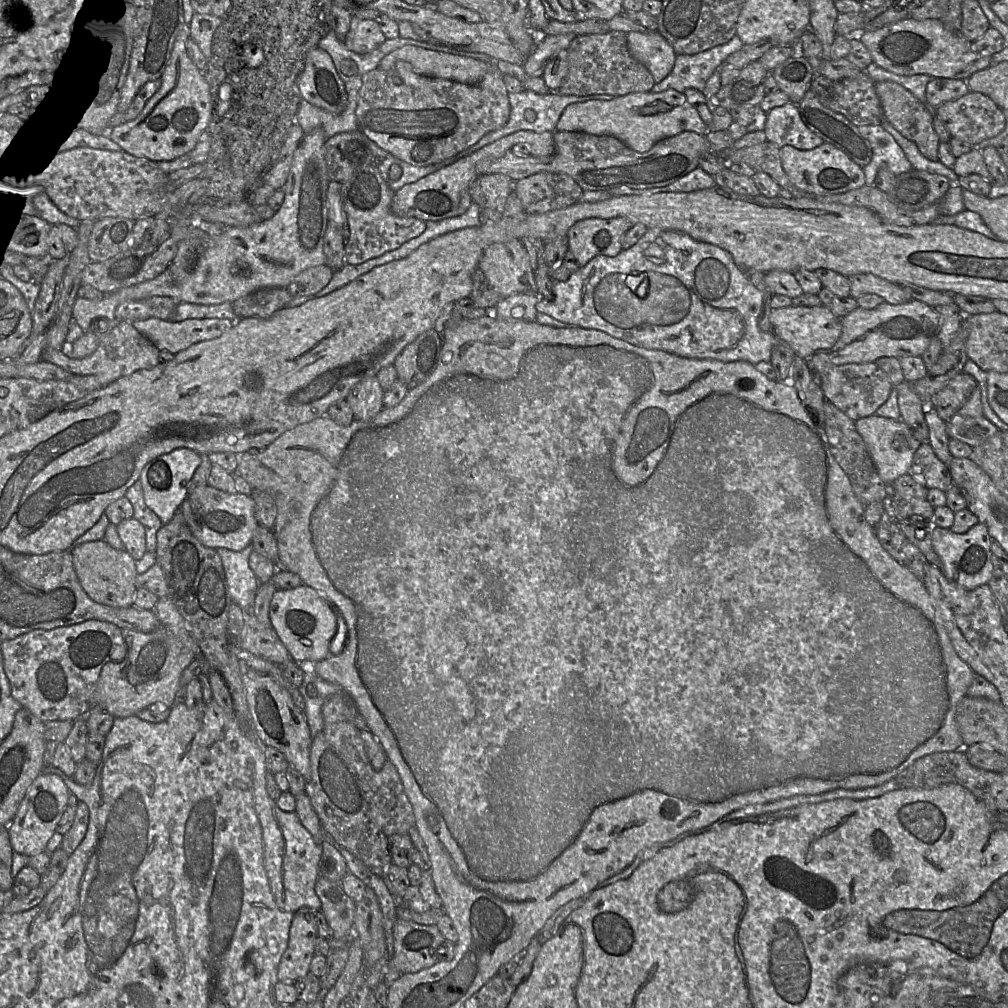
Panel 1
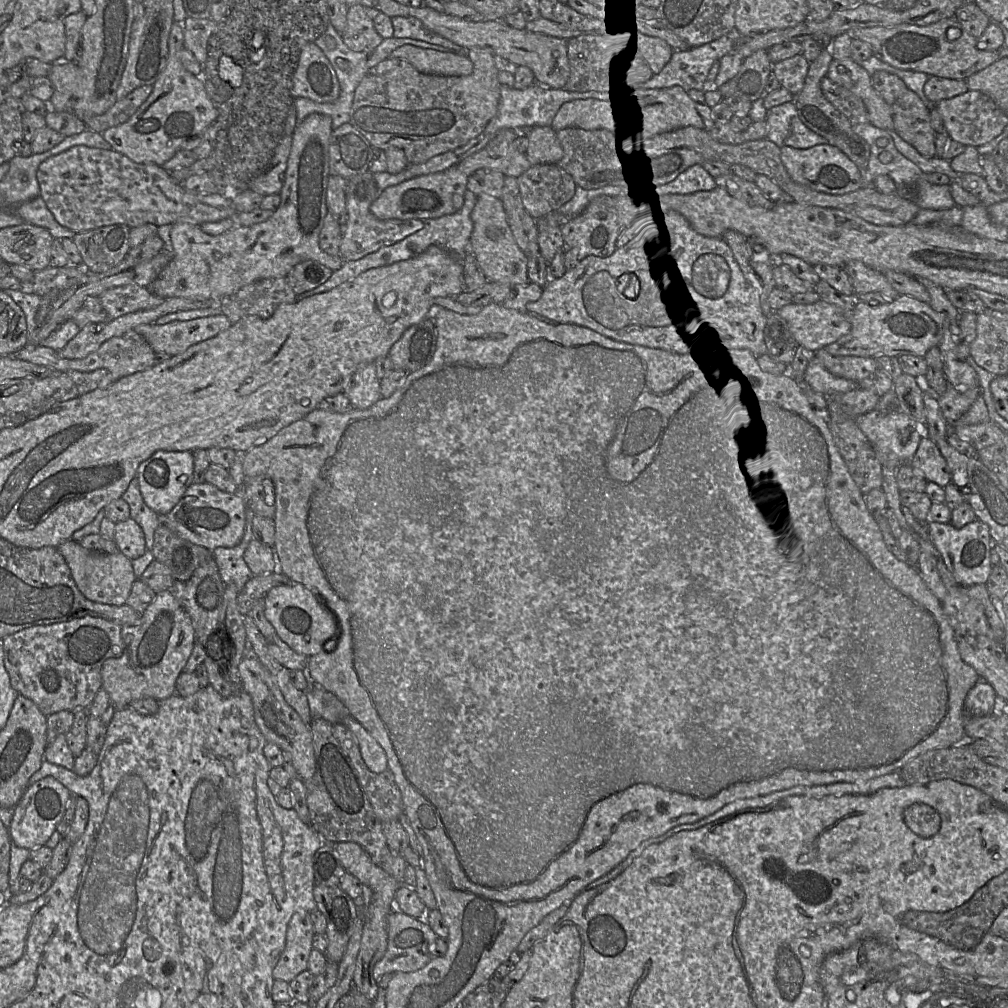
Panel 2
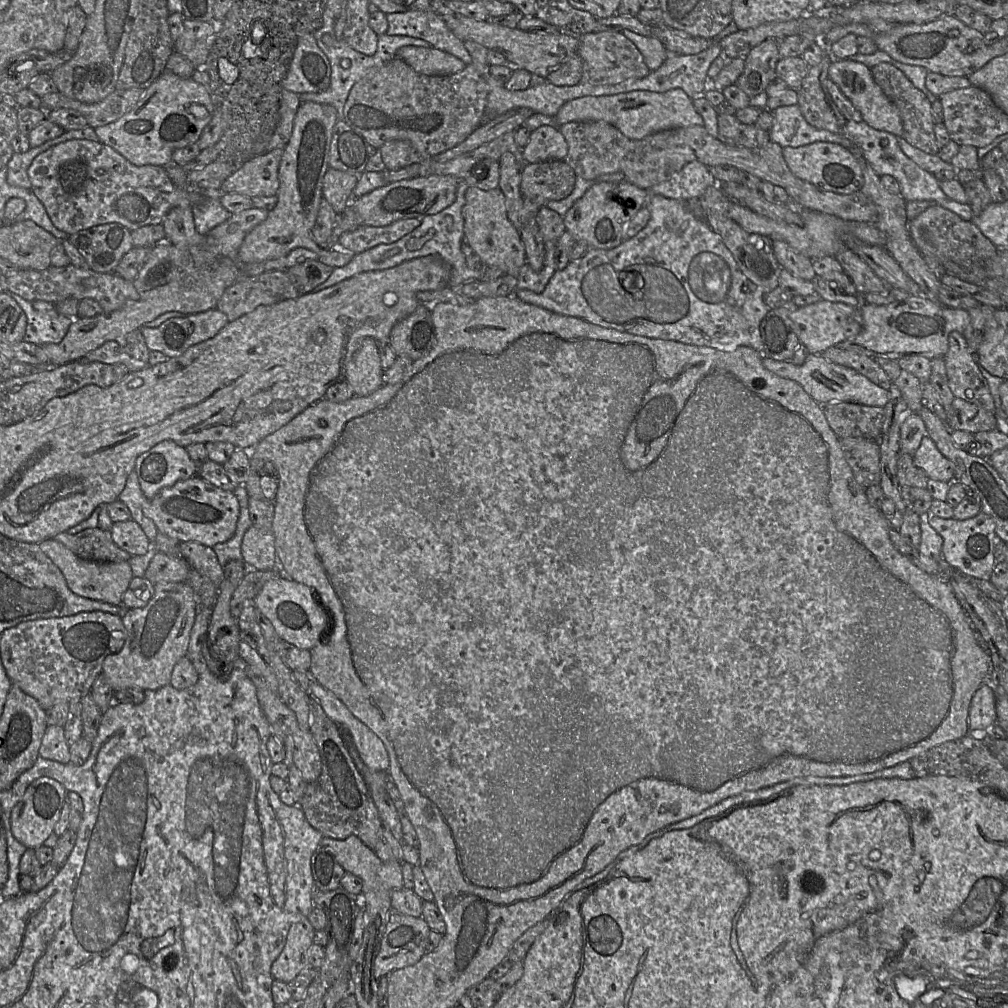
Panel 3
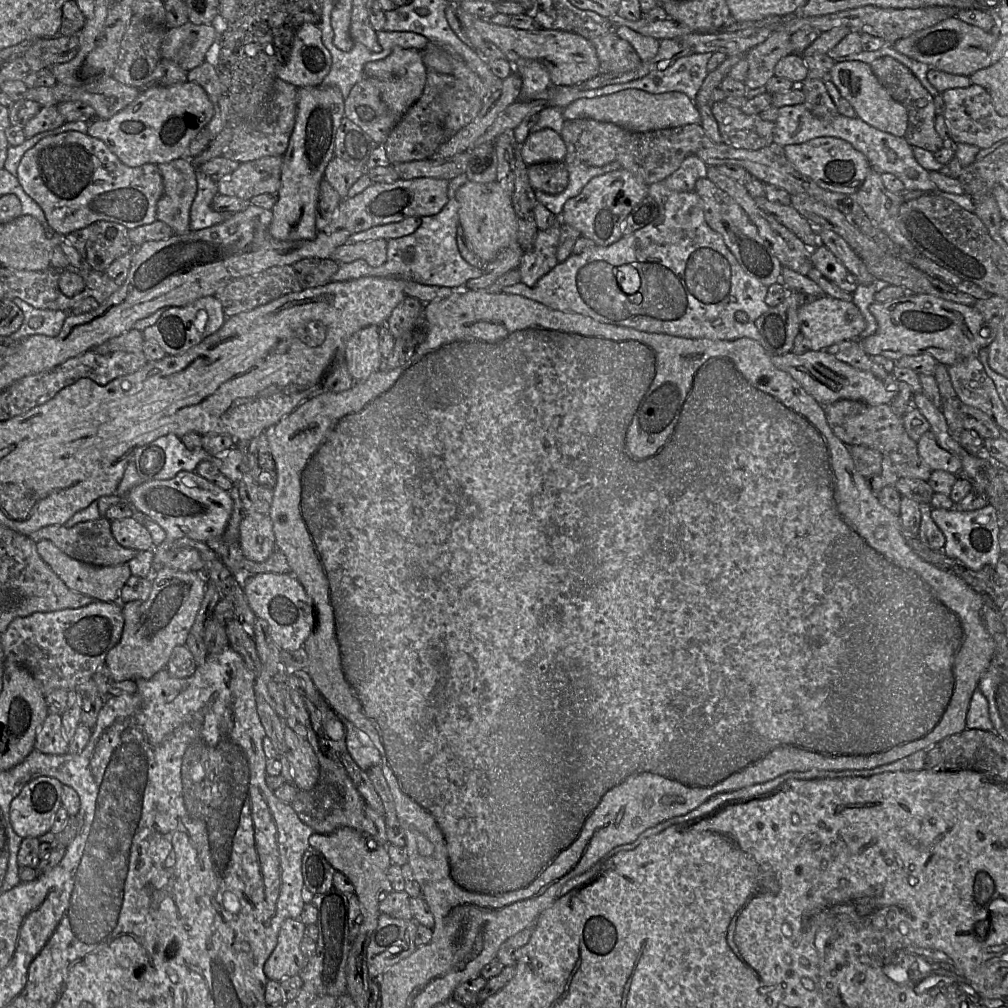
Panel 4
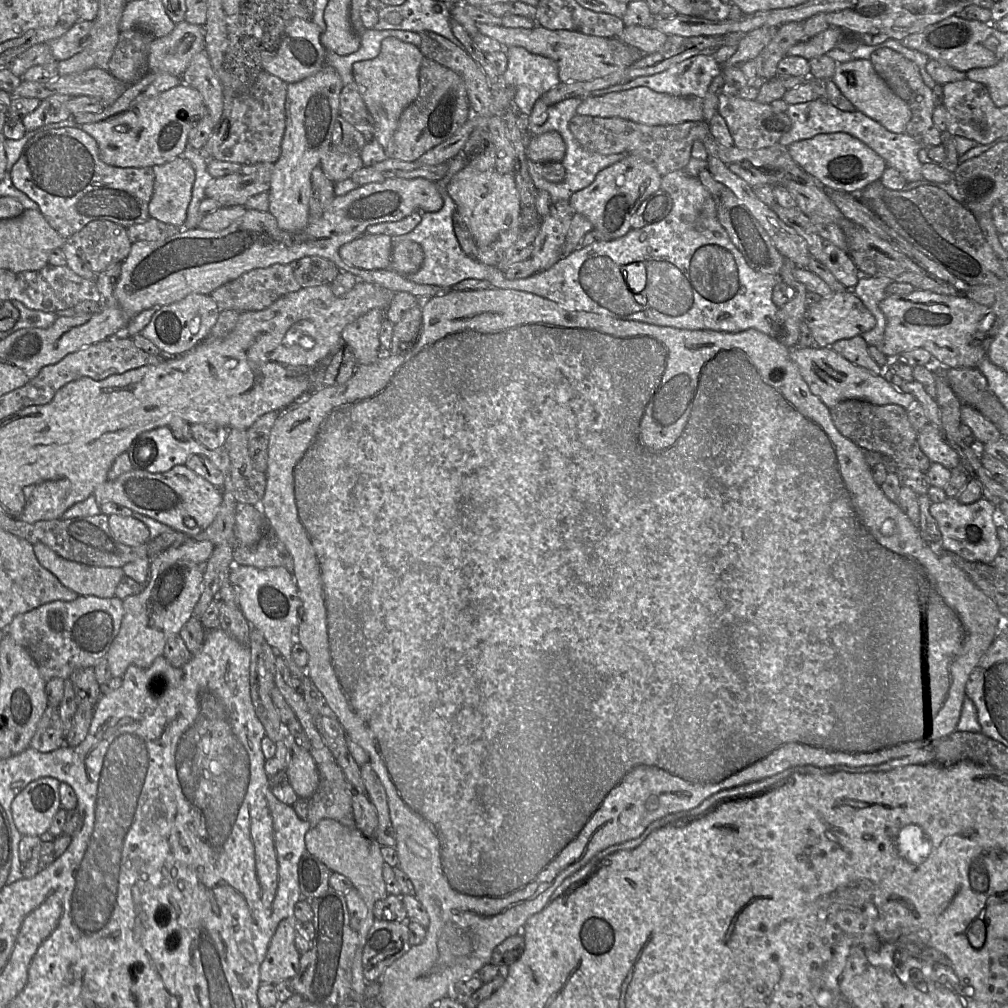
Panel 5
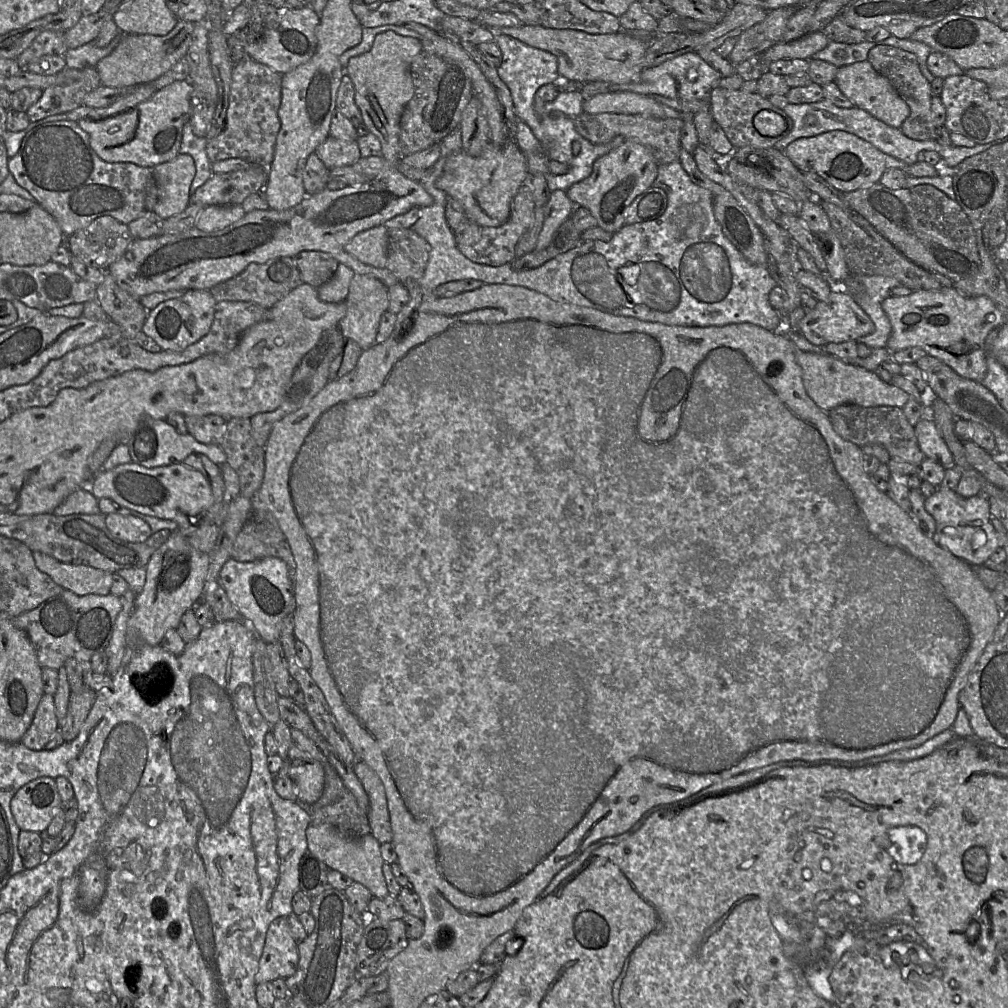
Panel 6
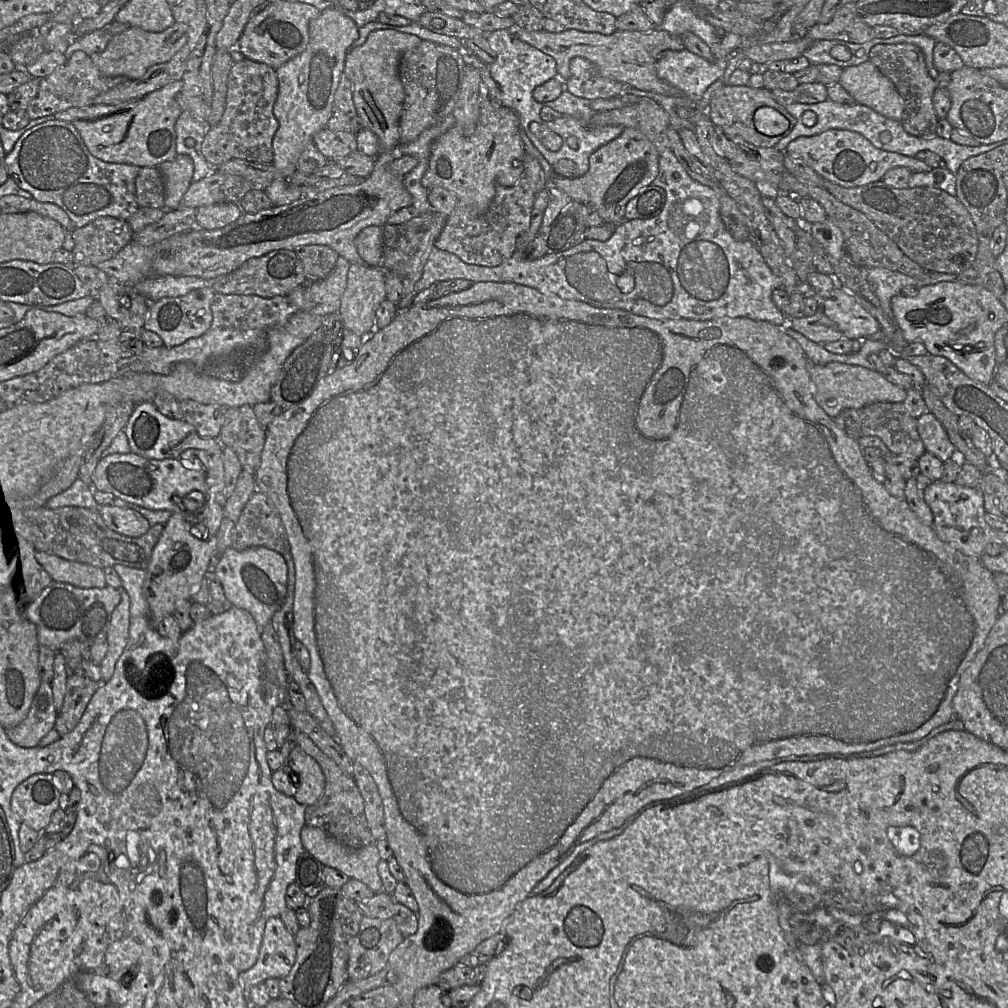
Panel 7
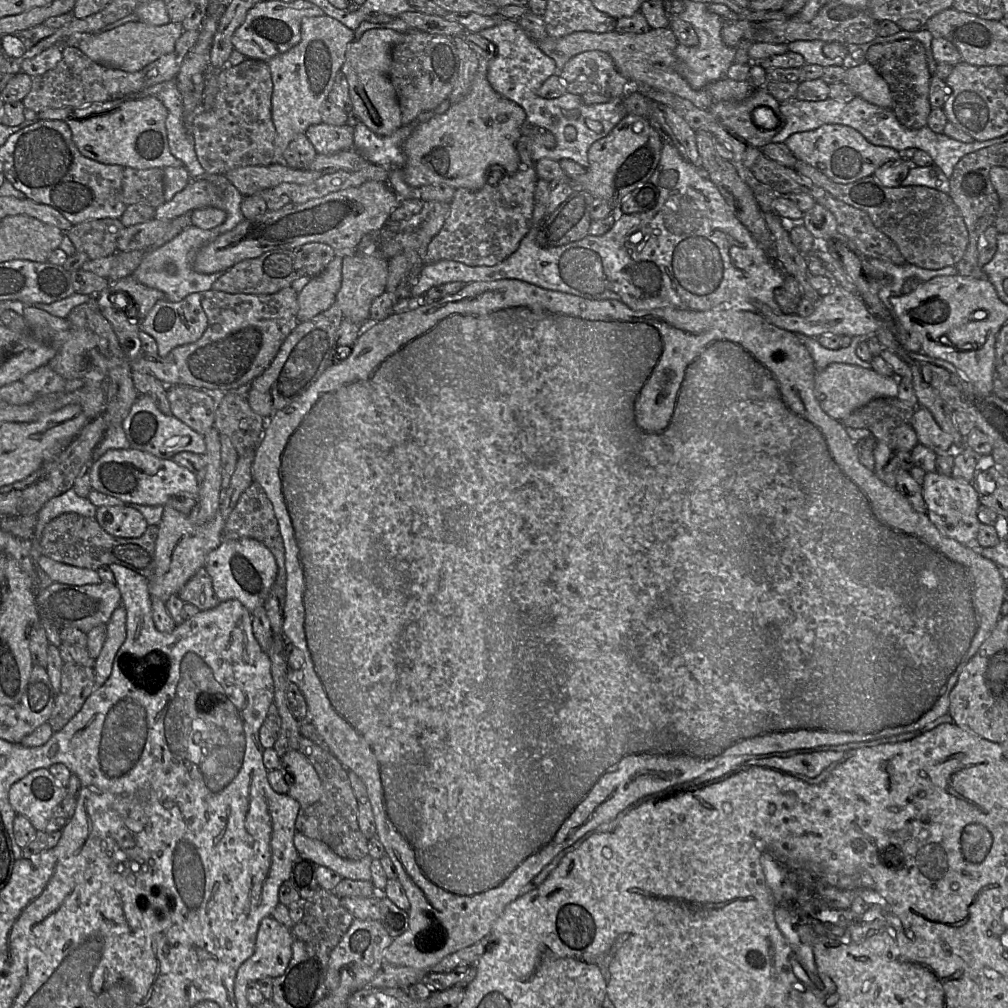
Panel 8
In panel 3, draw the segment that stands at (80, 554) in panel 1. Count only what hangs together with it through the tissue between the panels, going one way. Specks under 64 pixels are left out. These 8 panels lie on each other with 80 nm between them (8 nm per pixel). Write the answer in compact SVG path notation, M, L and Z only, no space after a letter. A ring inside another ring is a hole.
M54 538L46 539L38 544L41 550L60 569L67 586L73 593L112 605L123 605L123 595L134 577L129 561L97 562L85 560Z

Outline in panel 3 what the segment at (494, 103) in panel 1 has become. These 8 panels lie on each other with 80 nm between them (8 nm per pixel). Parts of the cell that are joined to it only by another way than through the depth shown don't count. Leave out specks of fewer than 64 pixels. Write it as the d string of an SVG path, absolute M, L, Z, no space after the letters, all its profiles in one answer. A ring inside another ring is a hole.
M465 41L472 61L462 71L447 76L416 72L397 56L375 66L349 92L344 121L379 149L392 139L410 142L422 154L438 155L465 141L483 122L490 74L485 46Z

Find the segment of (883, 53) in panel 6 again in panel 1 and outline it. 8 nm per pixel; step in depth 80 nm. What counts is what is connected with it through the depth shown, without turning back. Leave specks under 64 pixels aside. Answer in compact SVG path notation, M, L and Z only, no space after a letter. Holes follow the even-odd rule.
M892 81L875 83L875 89L879 96L883 109L884 120L890 122L905 138L914 142L921 154L931 161L939 161L939 136L933 126L933 117L925 107L909 90Z

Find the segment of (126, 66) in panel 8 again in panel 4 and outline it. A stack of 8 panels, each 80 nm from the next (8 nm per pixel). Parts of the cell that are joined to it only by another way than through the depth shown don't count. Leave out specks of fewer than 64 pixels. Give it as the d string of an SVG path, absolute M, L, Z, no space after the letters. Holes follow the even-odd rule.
M189 21L177 28L167 28L160 54L162 59L177 63L186 71L206 61L206 54L218 39L212 25L196 25Z

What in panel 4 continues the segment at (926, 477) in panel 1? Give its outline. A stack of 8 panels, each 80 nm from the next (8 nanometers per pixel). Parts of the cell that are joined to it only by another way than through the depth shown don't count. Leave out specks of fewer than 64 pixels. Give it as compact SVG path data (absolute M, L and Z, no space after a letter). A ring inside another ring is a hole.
M930 430L922 434L916 444L920 458L931 471L944 470L956 475L960 472L959 460L937 444Z

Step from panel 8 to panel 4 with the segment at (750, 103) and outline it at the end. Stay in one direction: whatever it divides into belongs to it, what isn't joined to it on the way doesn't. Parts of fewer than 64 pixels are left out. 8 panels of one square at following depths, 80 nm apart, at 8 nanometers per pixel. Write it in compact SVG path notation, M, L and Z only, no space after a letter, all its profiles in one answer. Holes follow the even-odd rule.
M725 100L711 105L725 144L734 148L758 150L774 142L775 122L763 120L759 114L747 115Z

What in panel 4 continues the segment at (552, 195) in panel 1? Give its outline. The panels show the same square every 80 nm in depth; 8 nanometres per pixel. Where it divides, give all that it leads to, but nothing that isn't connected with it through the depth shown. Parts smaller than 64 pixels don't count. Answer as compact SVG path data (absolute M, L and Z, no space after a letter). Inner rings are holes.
M549 161L530 165L528 179L534 191L557 195L569 183L569 172L564 161Z

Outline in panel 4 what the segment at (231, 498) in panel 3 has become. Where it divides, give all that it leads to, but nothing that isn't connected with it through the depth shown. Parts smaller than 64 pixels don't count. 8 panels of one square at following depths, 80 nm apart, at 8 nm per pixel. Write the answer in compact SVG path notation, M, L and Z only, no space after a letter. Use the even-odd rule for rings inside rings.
M181 471L174 478L150 480L134 486L127 494L127 501L138 511L160 525L168 540L189 537L206 542L212 537L223 536L233 511L233 499L226 491L195 472Z

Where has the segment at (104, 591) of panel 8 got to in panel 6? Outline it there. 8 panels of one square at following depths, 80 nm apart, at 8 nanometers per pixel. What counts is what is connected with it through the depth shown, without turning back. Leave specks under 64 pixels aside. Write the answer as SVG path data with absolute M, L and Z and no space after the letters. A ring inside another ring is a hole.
M64 589L35 609L14 617L12 622L15 627L28 634L40 665L58 670L69 658L91 661L95 654L106 652L121 609L120 598L112 593L77 595Z

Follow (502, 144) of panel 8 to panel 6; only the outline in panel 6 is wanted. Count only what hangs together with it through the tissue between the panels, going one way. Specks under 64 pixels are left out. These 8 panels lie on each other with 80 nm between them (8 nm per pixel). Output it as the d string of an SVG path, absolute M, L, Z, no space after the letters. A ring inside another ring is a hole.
M509 138L503 146L494 146L489 141L485 151L476 157L464 151L448 156L435 186L458 200L470 221L497 227L509 219L513 198L528 179L527 160L515 140Z

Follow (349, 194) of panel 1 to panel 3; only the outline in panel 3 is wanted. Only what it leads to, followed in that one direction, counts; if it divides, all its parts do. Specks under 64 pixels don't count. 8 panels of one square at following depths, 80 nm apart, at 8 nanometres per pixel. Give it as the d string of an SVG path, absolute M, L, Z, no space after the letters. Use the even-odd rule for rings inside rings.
M405 218L383 227L361 225L344 232L338 240L338 247L359 254L379 244L391 244L419 227L421 221Z

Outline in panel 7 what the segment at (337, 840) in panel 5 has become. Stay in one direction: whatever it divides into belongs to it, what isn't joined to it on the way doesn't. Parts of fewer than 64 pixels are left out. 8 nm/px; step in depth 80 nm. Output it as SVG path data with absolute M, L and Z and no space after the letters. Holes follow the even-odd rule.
M306 825L301 830L300 838L305 851L324 866L335 868L349 878L363 882L374 893L383 892L383 883L378 873L381 857L375 843L351 849L323 829Z

